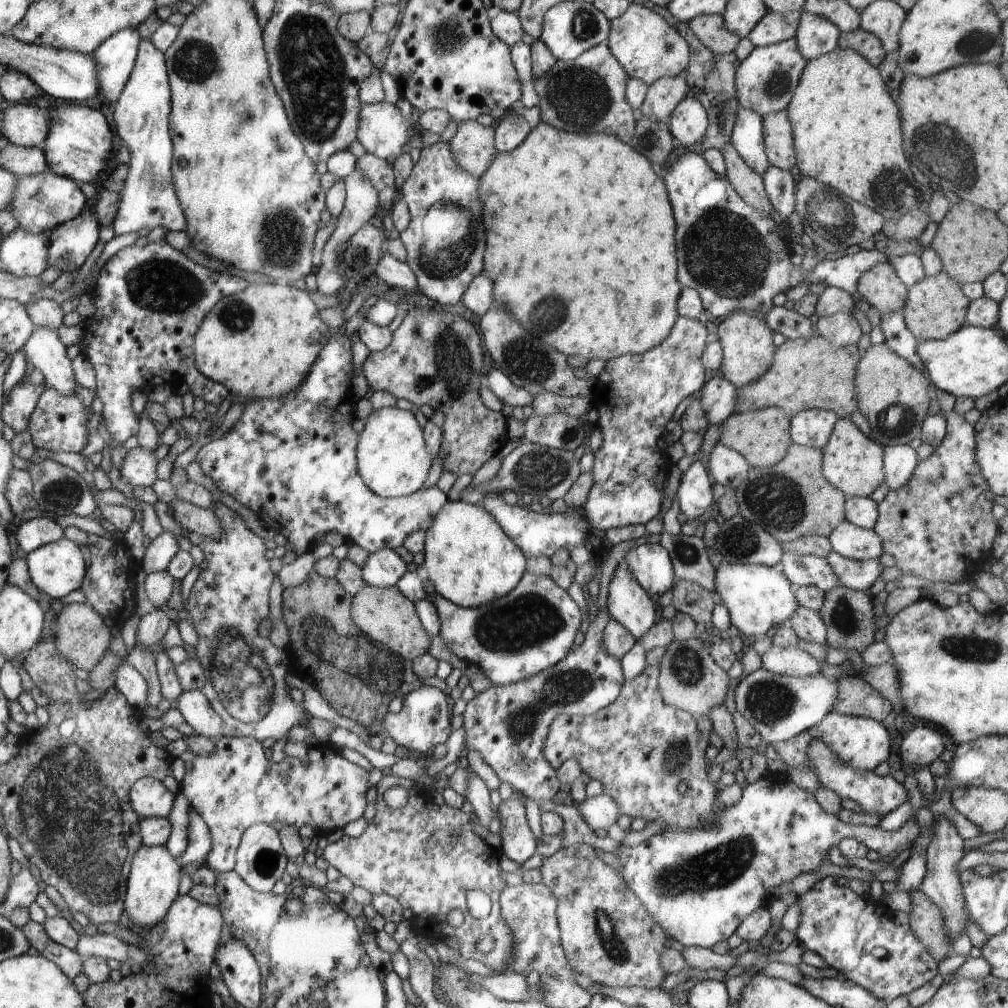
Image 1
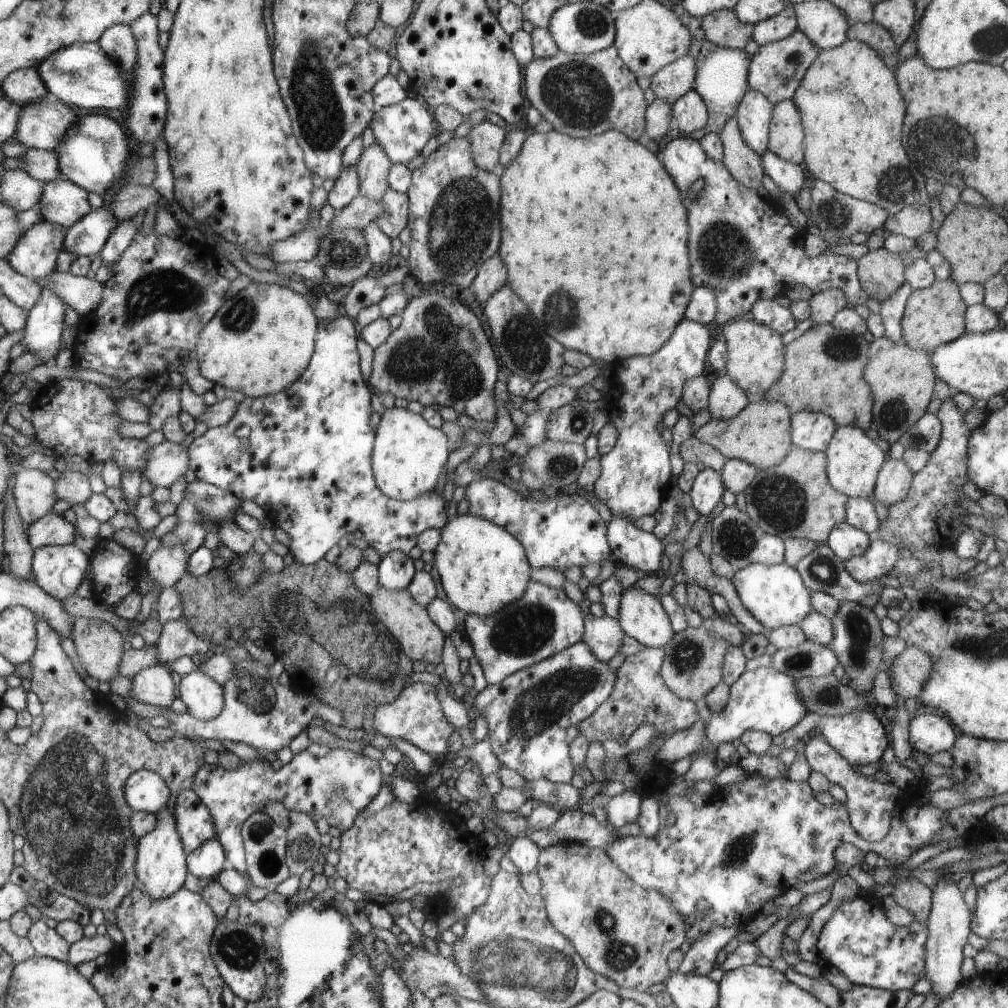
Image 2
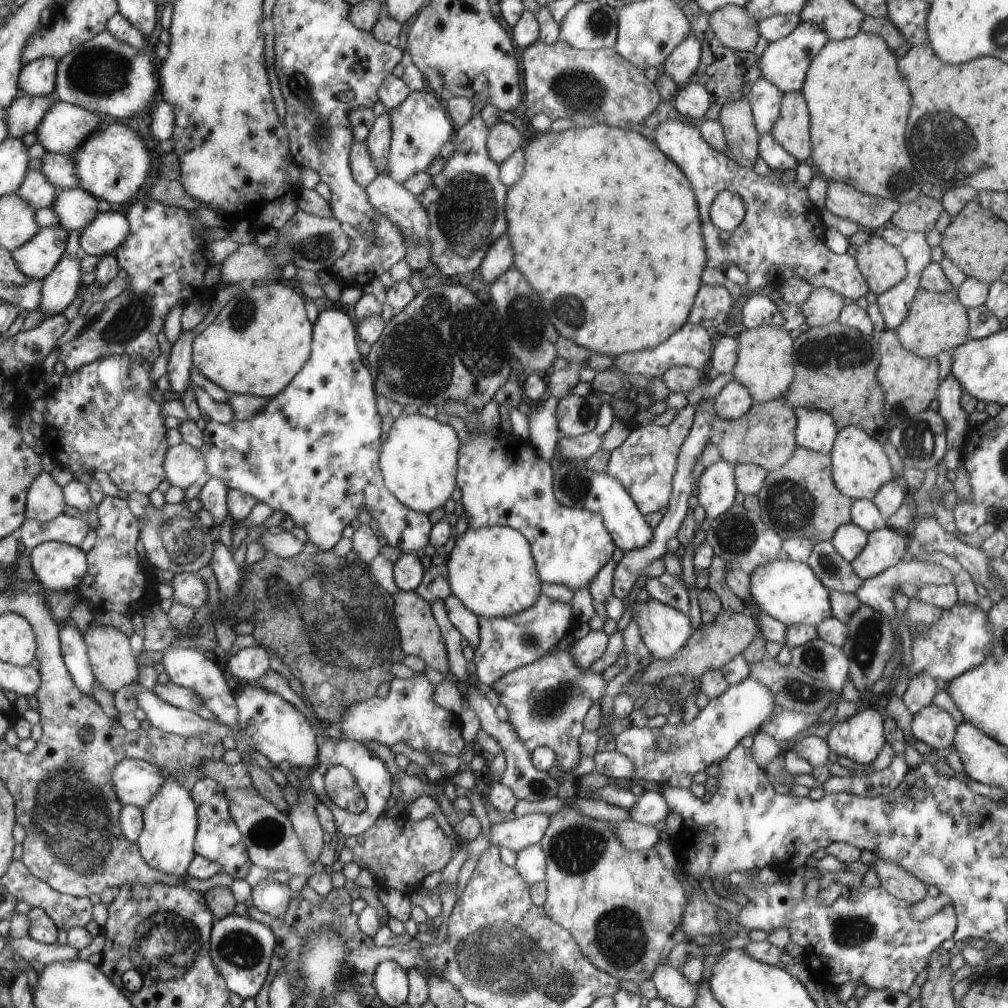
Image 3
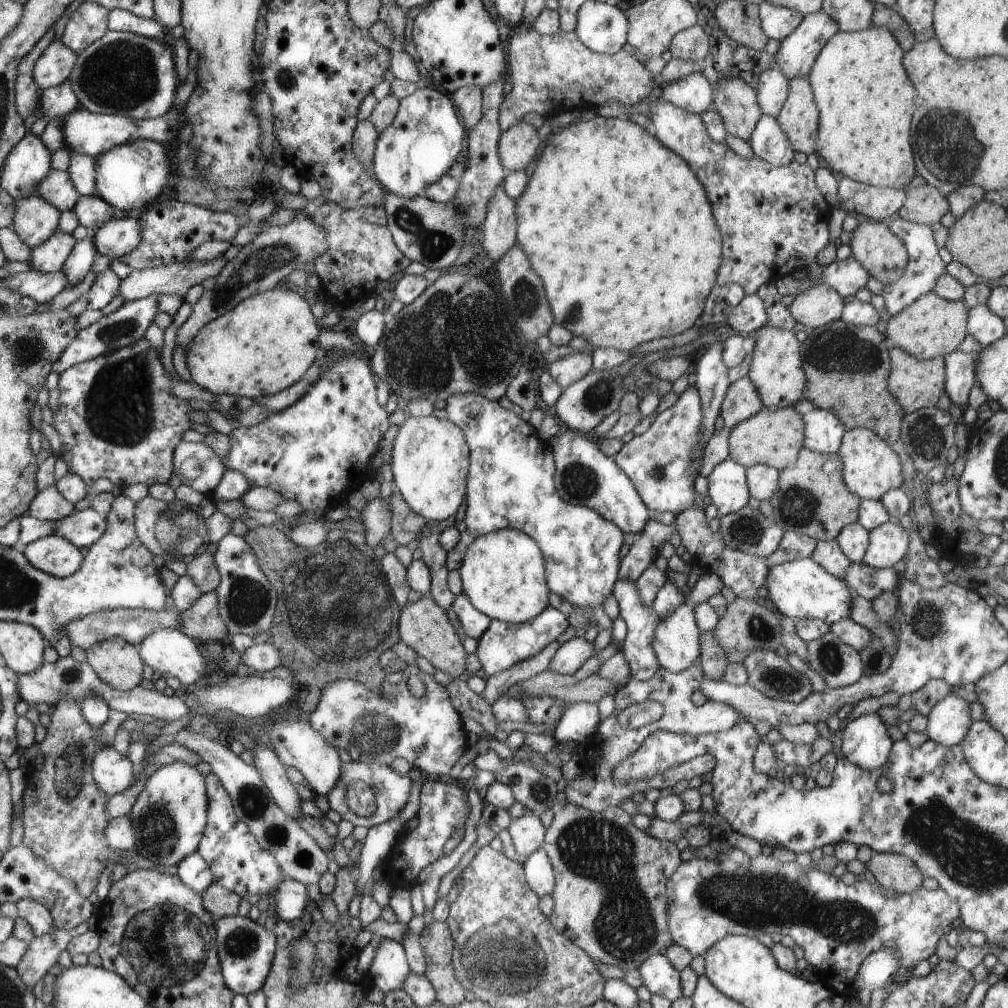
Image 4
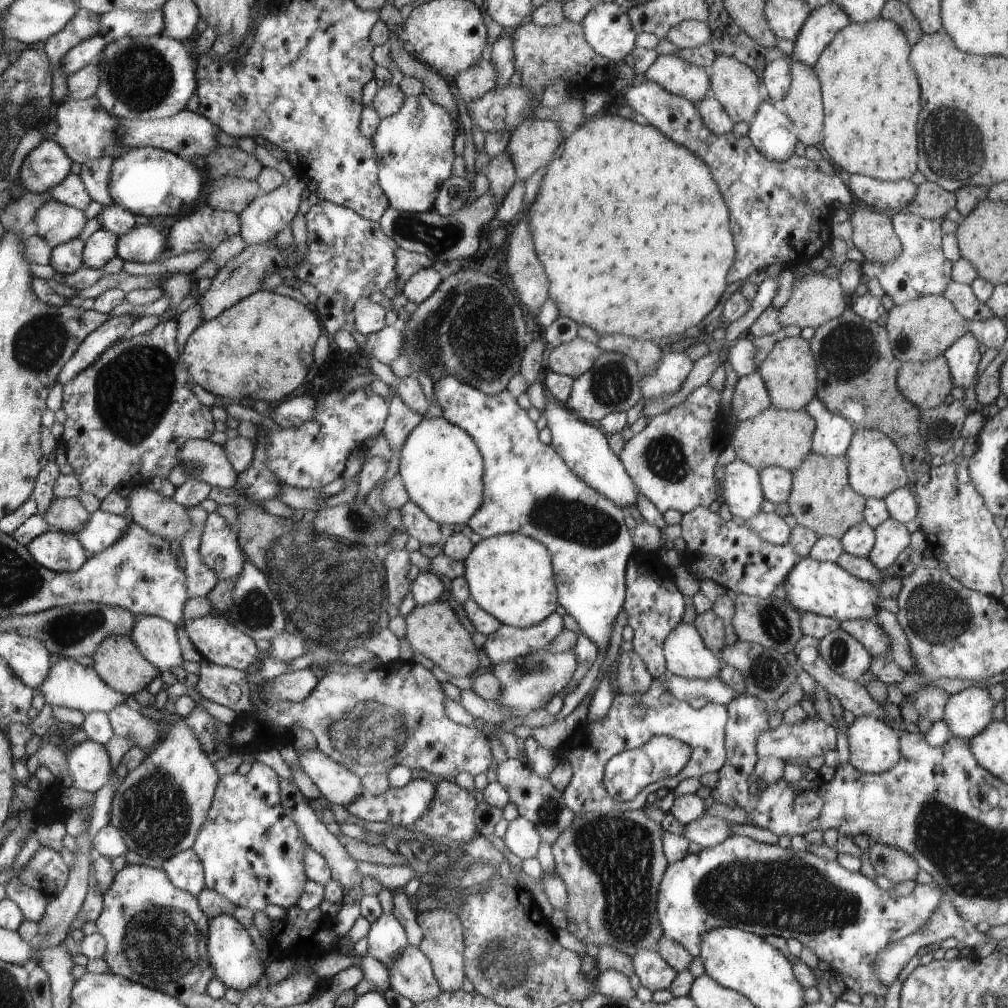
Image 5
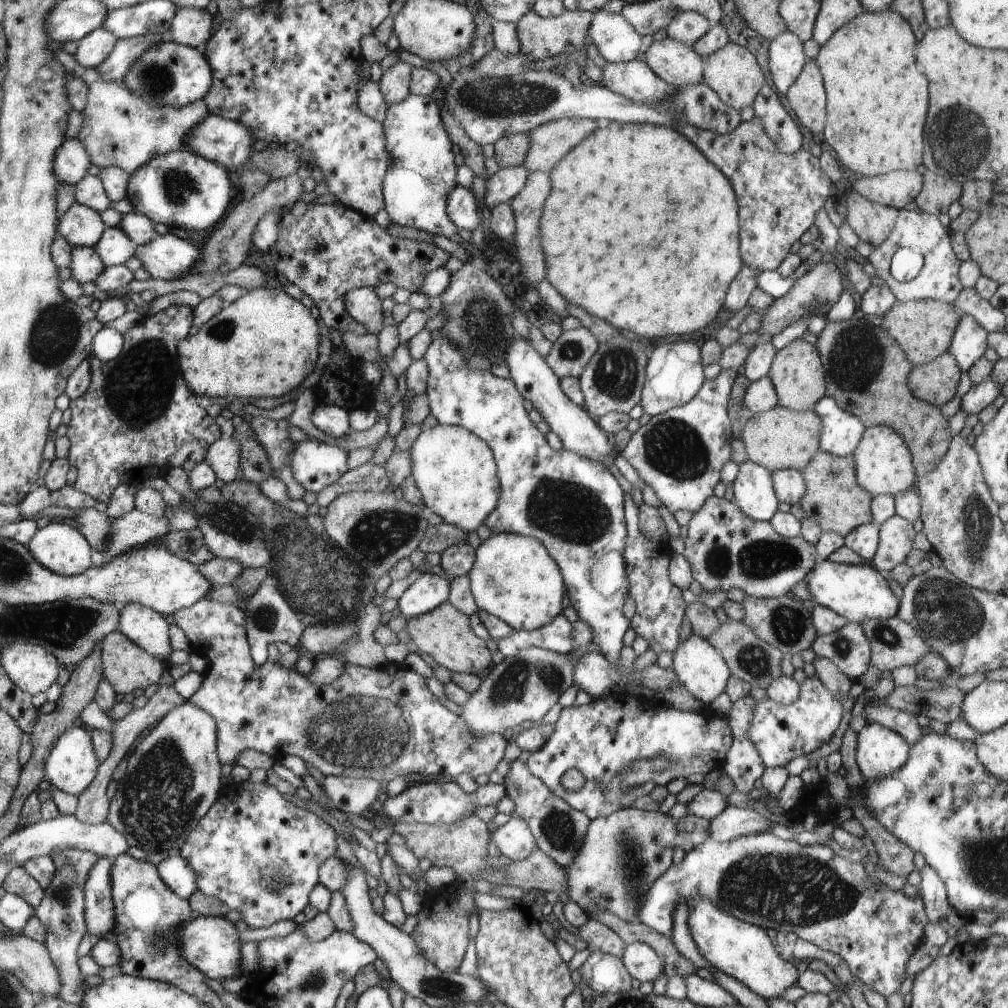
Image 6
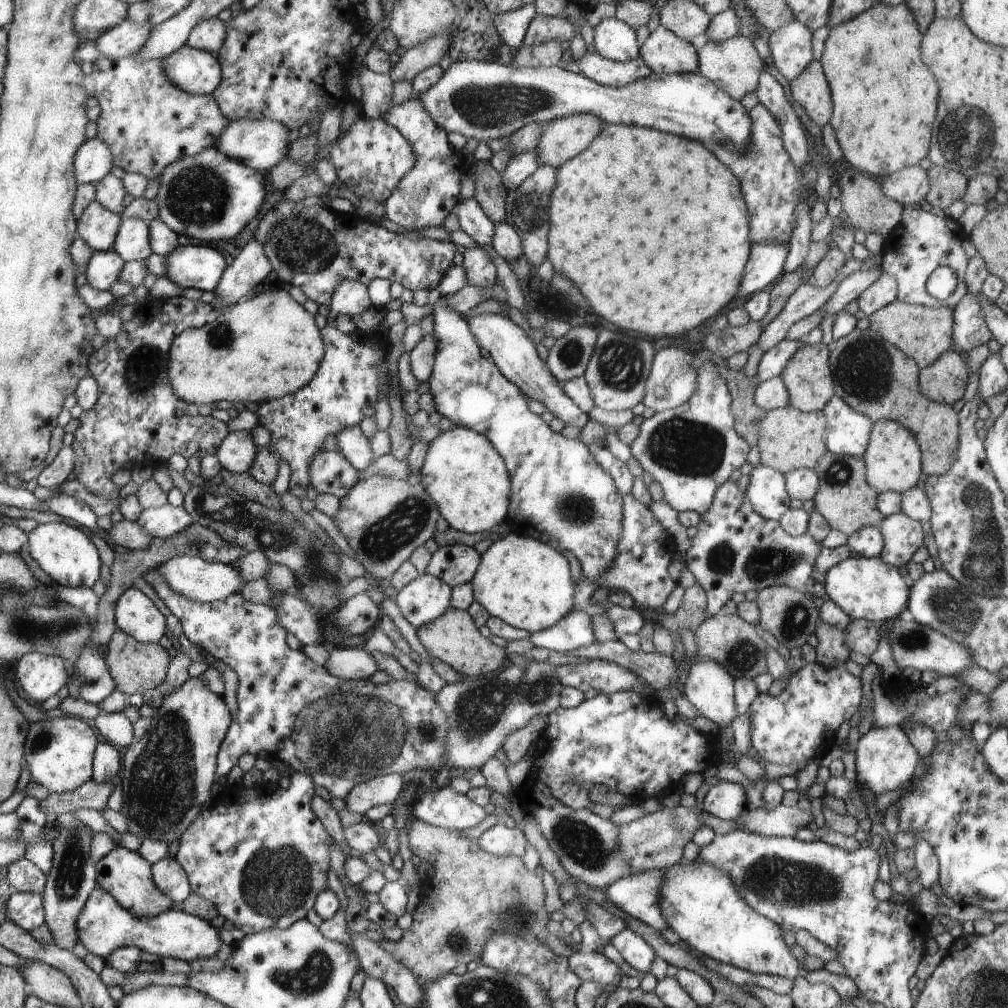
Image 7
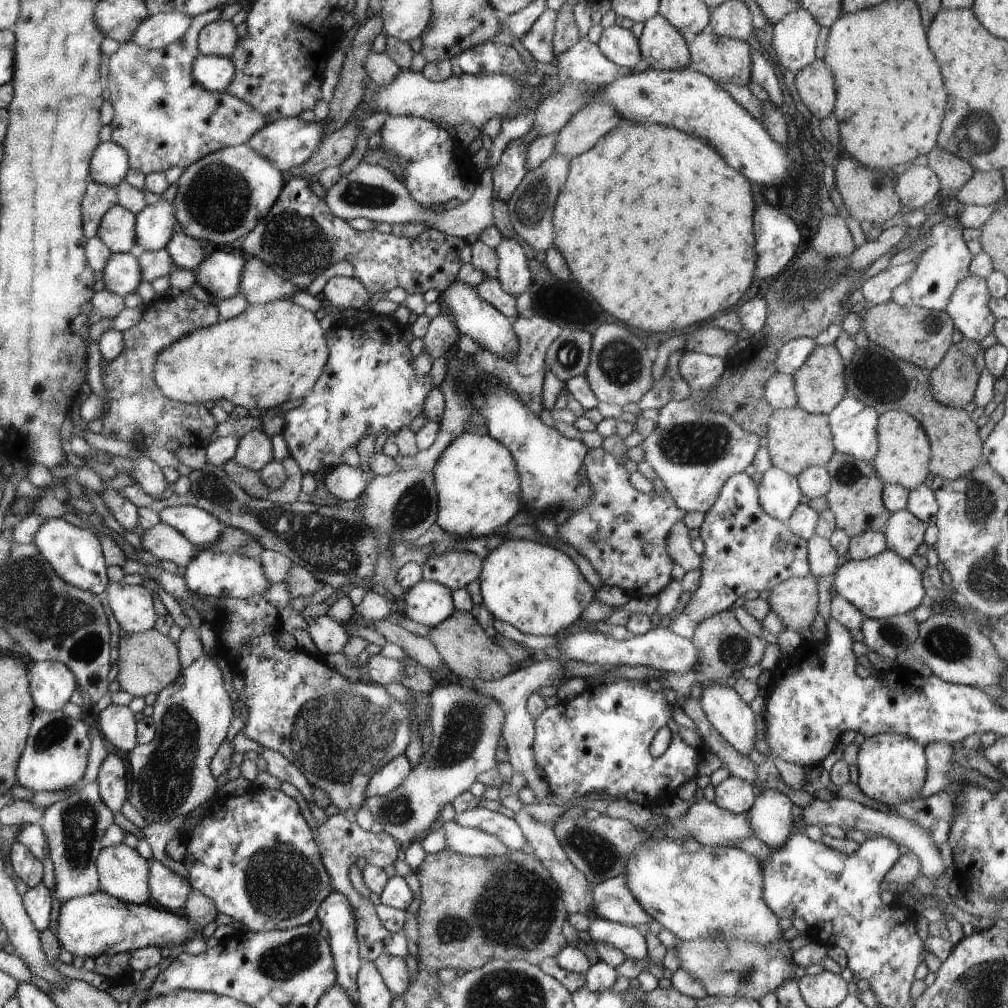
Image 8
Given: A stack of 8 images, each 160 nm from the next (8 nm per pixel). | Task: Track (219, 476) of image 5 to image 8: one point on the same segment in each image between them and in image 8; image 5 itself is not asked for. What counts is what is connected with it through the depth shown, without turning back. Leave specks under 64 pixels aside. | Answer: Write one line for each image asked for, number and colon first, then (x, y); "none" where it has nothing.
6: (224, 455)
7: (237, 453)
8: (254, 449)

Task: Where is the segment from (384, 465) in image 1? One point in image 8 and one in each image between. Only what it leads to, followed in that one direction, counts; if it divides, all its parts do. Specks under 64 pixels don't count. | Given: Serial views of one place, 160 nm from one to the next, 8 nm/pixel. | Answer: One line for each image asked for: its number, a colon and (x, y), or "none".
2: (409, 455)
3: (419, 459)
4: (430, 457)
5: (442, 469)
6: (455, 471)
7: (467, 479)
8: (478, 490)

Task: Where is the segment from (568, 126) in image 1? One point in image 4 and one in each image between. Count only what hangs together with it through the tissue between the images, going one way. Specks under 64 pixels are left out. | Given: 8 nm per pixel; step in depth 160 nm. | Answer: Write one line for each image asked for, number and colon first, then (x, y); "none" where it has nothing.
2: (579, 95)
3: (600, 87)
4: (552, 74)

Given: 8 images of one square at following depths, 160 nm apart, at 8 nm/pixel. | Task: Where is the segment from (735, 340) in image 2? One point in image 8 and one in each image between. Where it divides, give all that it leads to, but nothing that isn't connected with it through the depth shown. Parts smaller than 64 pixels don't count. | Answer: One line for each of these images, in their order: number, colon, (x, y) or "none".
3: (764, 365)
4: (776, 370)
5: (790, 373)
6: (797, 373)
7: (808, 377)
8: (819, 382)

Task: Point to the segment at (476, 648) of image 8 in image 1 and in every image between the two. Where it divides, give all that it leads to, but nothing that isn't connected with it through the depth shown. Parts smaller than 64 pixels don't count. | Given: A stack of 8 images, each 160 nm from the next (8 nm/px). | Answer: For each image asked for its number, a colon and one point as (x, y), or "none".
1: (386, 615)
2: (421, 638)
3: (420, 634)
4: (424, 626)
5: (433, 630)
6: (444, 634)
7: (453, 638)

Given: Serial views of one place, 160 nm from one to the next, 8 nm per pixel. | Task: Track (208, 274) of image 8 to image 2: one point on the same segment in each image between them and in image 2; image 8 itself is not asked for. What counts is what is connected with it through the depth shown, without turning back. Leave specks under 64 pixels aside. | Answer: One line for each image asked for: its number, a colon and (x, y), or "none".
2: (87, 236)
3: (108, 230)
4: (119, 236)
5: (144, 243)
6: (167, 257)
7: (200, 267)

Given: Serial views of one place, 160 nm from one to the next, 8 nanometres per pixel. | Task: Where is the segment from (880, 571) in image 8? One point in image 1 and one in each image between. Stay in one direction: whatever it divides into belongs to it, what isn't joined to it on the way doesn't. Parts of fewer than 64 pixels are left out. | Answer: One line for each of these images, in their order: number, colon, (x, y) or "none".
1: (757, 597)
2: (775, 594)
3: (788, 591)
4: (801, 589)
5: (823, 588)
6: (859, 592)
7: (866, 588)

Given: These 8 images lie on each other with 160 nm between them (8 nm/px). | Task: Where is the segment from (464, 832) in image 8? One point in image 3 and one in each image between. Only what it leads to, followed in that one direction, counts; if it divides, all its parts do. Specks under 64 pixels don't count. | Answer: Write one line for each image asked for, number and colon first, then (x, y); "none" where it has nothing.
3: (519, 833)
4: (527, 832)
5: (521, 838)
6: (514, 839)
7: (499, 840)

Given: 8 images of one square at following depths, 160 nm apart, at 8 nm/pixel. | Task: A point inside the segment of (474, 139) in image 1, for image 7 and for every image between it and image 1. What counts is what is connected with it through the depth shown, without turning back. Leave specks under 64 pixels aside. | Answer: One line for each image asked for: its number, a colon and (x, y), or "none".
2: (487, 139)
3: (504, 139)
4: (519, 145)
5: (532, 144)
6: (549, 142)
7: (562, 139)

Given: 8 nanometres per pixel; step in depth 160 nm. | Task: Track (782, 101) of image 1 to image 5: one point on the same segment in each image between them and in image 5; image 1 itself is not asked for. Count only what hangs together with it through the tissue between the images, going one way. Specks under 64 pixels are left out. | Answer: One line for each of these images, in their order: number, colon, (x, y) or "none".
2: (776, 70)
3: (784, 63)
4: (796, 55)
5: (823, 23)

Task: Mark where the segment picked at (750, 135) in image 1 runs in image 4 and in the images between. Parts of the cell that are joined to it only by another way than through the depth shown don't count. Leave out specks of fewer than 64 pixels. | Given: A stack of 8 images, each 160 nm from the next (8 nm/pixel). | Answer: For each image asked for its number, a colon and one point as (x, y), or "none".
2: (754, 112)
3: (765, 99)
4: (773, 90)

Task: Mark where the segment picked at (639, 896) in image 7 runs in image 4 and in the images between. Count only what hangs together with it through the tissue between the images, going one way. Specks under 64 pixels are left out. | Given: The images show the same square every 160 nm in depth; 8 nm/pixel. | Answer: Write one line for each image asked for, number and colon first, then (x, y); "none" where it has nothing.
4: (838, 926)
5: (846, 919)
6: (808, 892)

